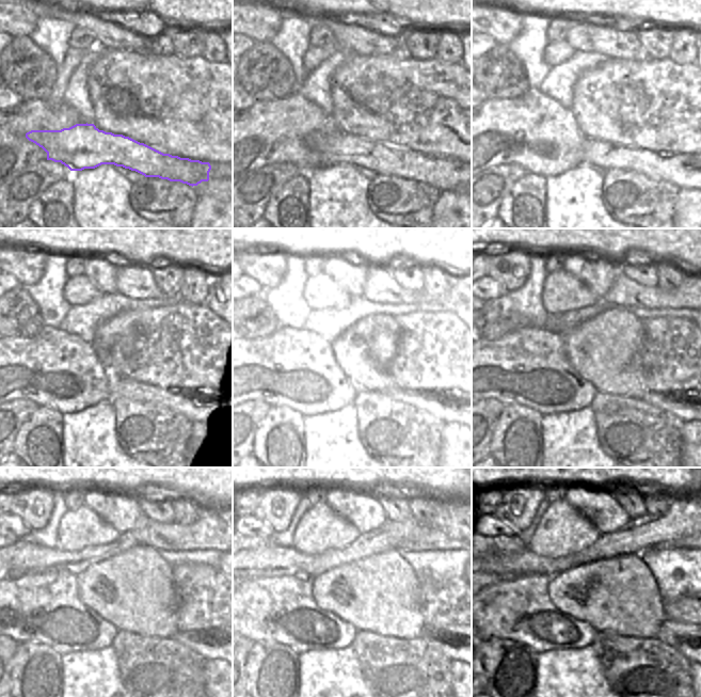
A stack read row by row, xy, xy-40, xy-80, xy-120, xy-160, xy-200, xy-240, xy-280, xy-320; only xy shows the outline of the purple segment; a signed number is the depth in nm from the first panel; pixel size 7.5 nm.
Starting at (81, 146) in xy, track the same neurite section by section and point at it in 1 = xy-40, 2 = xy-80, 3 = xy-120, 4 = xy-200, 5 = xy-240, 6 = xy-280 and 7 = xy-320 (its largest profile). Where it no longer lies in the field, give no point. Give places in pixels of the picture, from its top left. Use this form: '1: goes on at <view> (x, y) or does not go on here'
1: goes on at xy-40 (334, 146)
2: goes on at xy-80 (683, 170)
3: goes on at xy-120 (205, 407)
4: goes on at xy-200 (688, 407)
5: goes on at xy-240 (210, 645)
6: goes on at xy-280 (449, 649)
7: goes on at xy-320 (687, 650)

